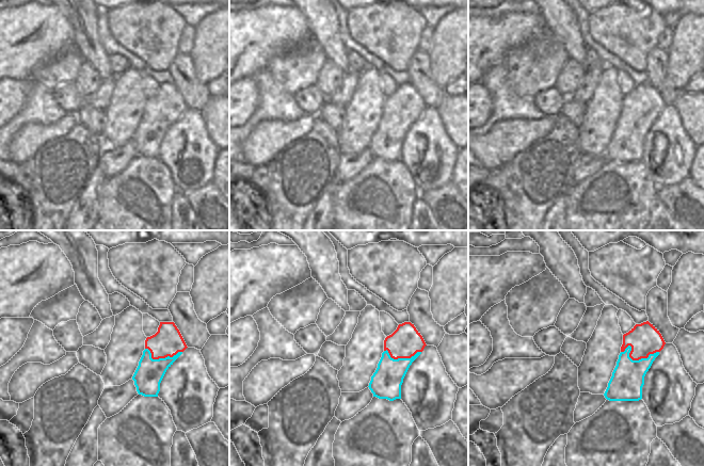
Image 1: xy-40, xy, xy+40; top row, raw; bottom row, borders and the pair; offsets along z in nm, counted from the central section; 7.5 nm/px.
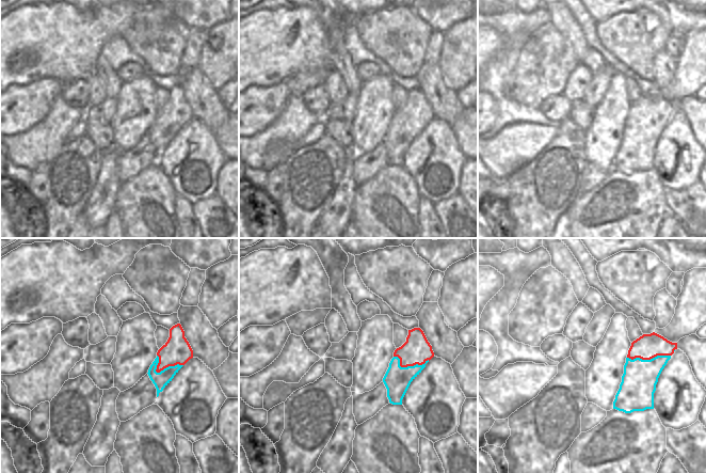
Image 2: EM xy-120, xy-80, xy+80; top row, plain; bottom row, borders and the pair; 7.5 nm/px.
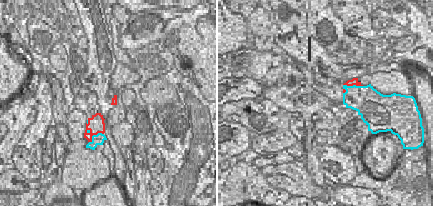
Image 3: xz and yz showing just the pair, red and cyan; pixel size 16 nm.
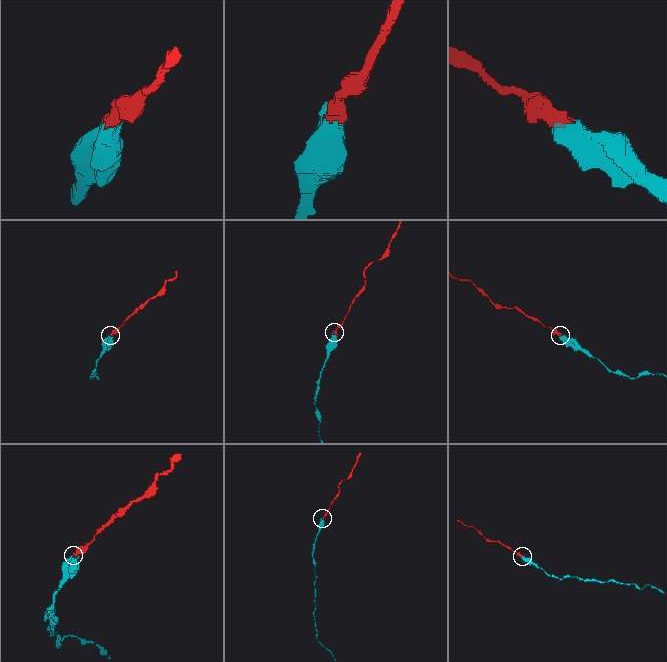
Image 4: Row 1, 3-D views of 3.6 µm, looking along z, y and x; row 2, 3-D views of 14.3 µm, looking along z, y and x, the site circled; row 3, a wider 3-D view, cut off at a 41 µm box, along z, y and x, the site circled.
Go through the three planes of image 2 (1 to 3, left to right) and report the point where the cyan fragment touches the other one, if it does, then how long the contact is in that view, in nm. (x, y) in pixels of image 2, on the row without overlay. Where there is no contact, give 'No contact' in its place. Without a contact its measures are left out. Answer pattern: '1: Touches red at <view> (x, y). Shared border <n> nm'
1: Touches red at xy-120 (169, 126). Shared border 220 nm
2: Touches red at xy-80 (408, 126). Shared border 280 nm
3: Touches red at xy+80 (648, 120). Shared border 320 nm

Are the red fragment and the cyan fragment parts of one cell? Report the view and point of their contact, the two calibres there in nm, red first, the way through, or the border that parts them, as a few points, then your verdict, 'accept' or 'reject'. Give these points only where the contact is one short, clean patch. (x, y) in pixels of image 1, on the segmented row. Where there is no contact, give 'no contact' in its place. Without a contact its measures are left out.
meets red in xy+40 at (634, 359); 240 nm thick on the red side, 240 nm on the other; reject

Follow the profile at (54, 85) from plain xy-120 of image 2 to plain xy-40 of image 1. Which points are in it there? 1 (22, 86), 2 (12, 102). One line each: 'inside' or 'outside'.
1: inside
2: inside

